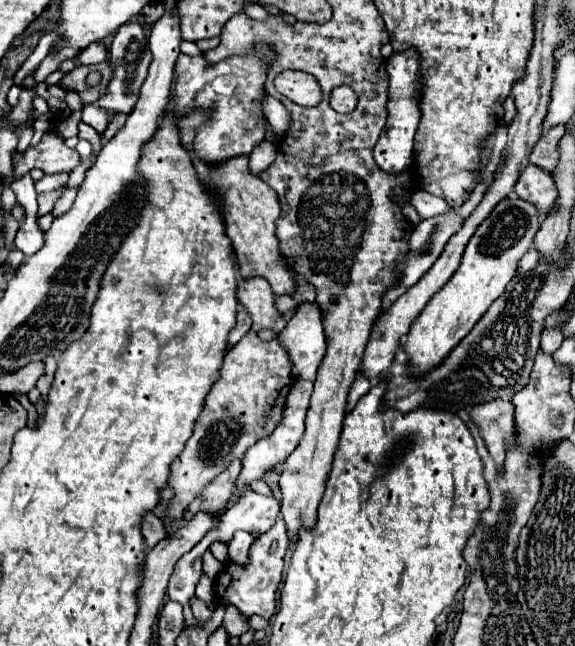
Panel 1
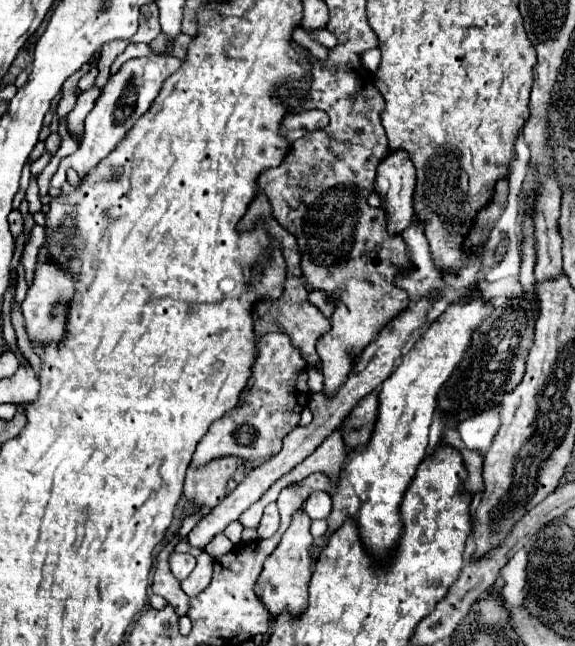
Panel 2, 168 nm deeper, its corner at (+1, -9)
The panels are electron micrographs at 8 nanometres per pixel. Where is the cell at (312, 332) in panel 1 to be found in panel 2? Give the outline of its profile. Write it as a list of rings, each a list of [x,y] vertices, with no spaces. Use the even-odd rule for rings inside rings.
[[[308,365],[308,387],[312,393],[322,391],[322,373],[316,365]]]

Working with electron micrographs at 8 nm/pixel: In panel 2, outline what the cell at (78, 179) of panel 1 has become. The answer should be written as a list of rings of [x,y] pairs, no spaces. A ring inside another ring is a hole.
[[[136,57],[128,59],[104,85],[100,97],[94,103],[94,109],[86,117],[86,133],[80,141],[80,147],[76,153],[62,159],[60,169],[72,167],[80,177],[84,177],[88,171],[92,171],[104,157],[108,157],[114,147],[122,141],[122,137],[134,127],[138,117],[142,117],[156,95],[162,89],[162,83],[166,77],[176,73],[180,69],[182,61],[176,57]]]

